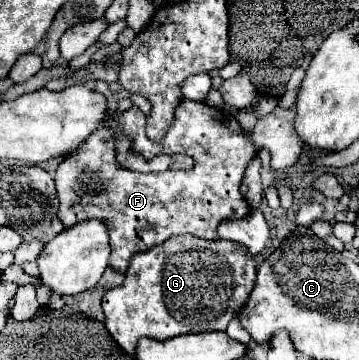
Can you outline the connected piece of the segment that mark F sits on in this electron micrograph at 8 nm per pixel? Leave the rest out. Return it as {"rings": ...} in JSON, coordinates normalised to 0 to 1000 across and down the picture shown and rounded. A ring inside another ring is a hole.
{"rings":[[[513,278],[485,306],[485,339],[479,350],[468,350],[457,383],[446,394],[423,394],[407,378],[407,322],[396,317],[390,300],[368,294],[362,306],[329,317],[329,344],[362,383],[373,383],[373,417],[384,428],[490,428],[490,422],[518,428],[540,439],[540,467],[524,478],[440,478],[440,483],[390,483],[390,478],[345,472],[323,456],[318,383],[295,361],[273,361],[267,372],[251,378],[251,389],[217,422],[195,428],[195,439],[184,439],[156,472],[156,533],[162,533],[162,561],[167,561],[162,606],[184,633],[206,628],[212,617],[245,611],[245,606],[290,611],[301,628],[306,678],[312,678],[306,739],[340,761],[357,750],[368,706],[407,700],[485,650],[535,650],[535,656],[557,656],[574,667],[607,667],[602,628],[613,617],[669,611],[696,594],[696,572],[669,533],[669,511],[674,511],[680,472],[691,450],[708,439],[708,428],[724,411],[752,417],[763,467],[808,467],[830,444],[847,400],[819,361],[819,328],[825,328],[825,289],[813,300],[769,294],[752,317],[741,317],[713,344],[708,372],[685,372],[657,328],[652,328],[652,361],[646,361],[641,317],[624,317],[618,306],[602,306],[568,283]]]}

